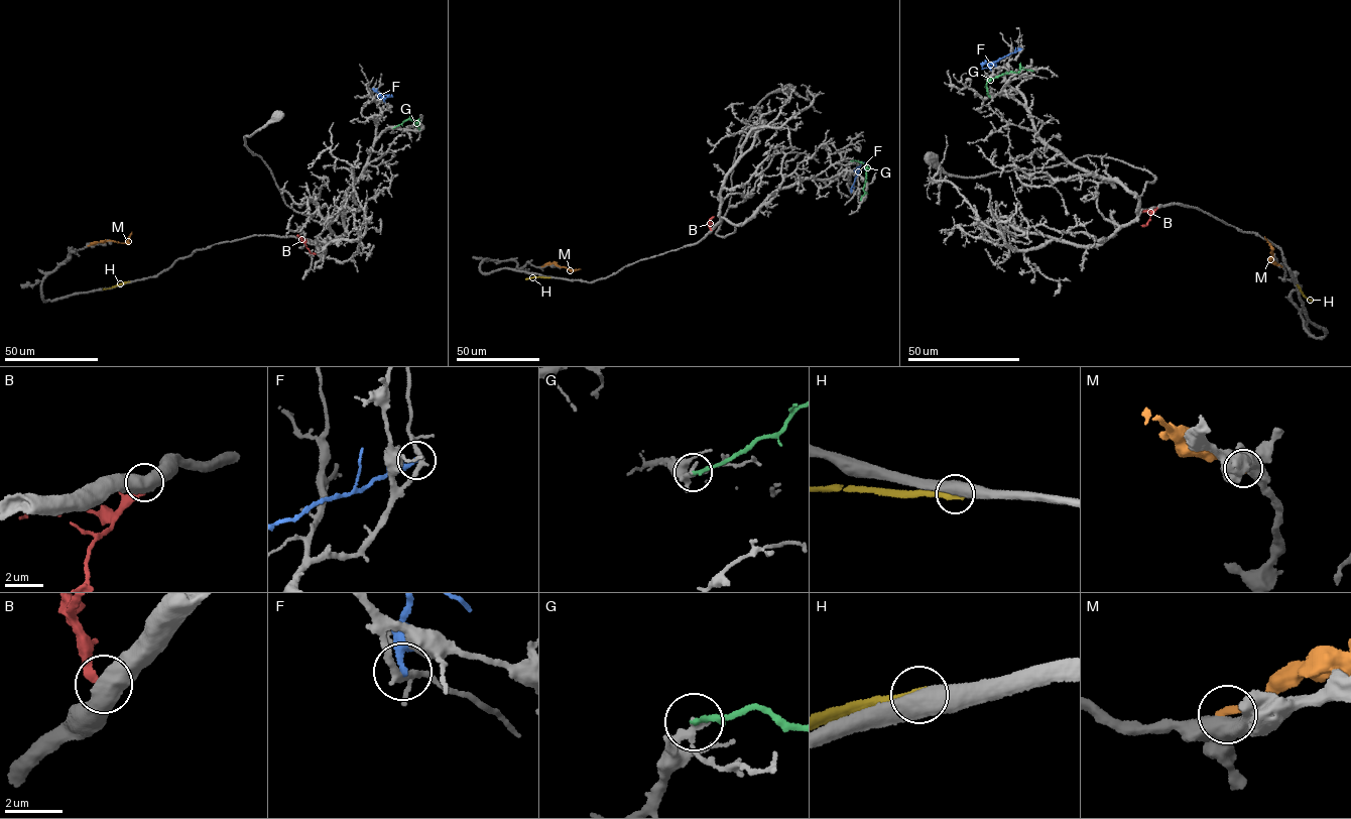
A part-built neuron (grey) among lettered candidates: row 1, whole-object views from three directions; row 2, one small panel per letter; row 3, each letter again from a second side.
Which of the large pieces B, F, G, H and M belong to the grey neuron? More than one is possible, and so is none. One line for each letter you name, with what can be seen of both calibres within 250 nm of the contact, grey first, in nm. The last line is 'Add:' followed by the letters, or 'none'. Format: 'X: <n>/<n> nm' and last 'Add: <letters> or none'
Add: none

